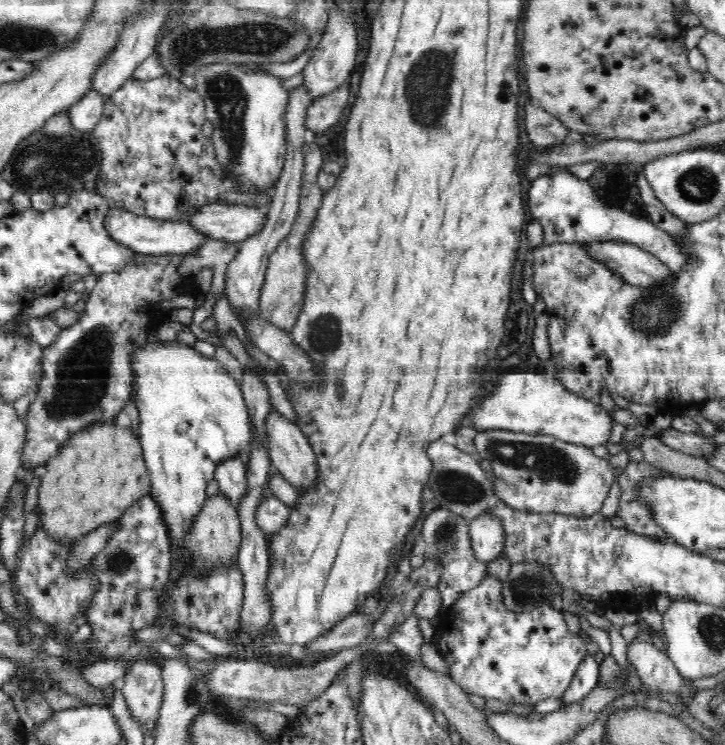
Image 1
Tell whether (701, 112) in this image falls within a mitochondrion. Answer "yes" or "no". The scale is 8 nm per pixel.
no

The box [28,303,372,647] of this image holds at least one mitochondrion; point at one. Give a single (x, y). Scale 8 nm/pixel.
(80, 379)

